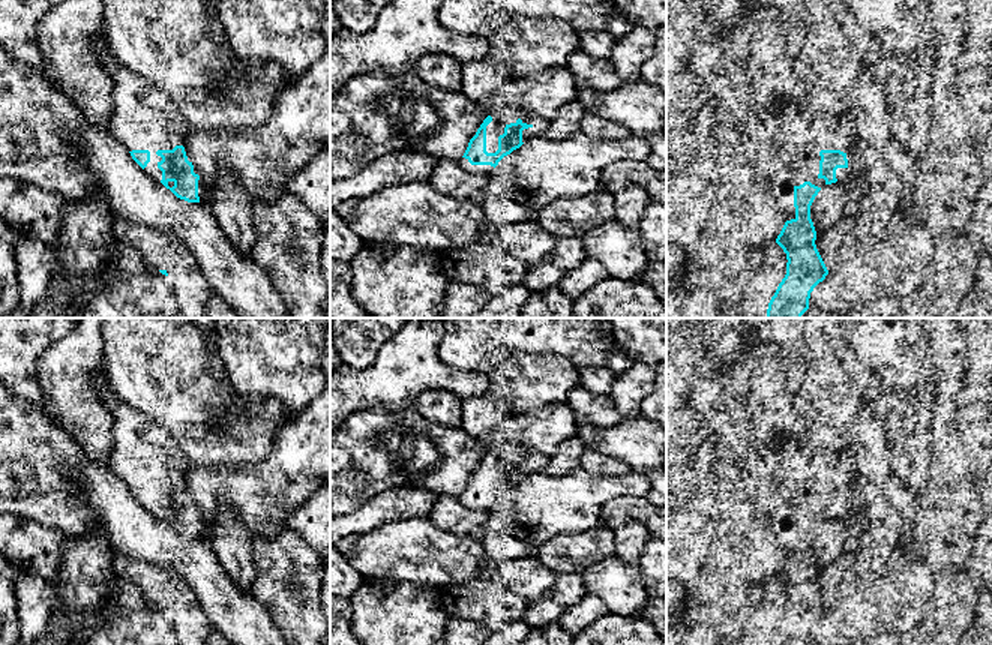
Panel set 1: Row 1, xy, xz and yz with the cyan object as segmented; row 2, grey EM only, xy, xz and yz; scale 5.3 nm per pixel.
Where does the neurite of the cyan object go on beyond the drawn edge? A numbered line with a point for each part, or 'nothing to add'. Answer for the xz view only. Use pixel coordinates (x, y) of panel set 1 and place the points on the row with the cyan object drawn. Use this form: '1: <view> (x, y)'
1: xz (505, 116)

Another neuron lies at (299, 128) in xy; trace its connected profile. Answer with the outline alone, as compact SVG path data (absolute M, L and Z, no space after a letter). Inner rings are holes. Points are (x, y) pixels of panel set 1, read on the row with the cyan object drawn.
M330 46L317 63L299 75L278 98L267 123L255 130L201 130L186 134L185 152L204 183L201 204L210 206L222 168L230 168L248 194L248 201L273 202L287 192L288 178L330 144Z

